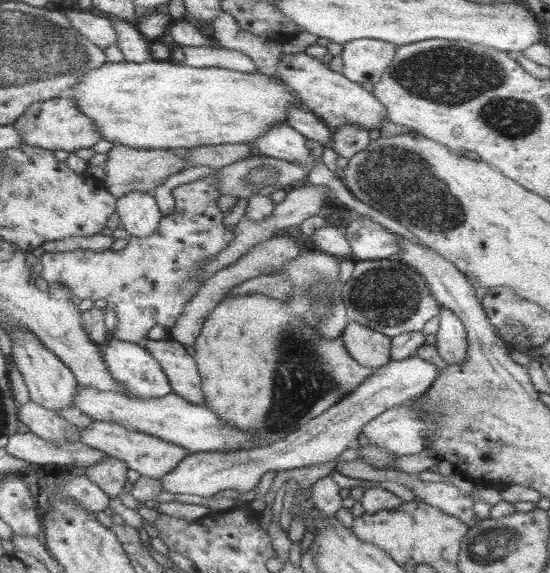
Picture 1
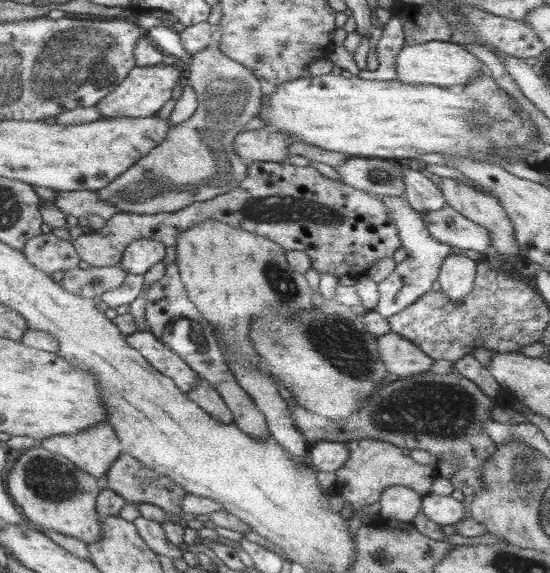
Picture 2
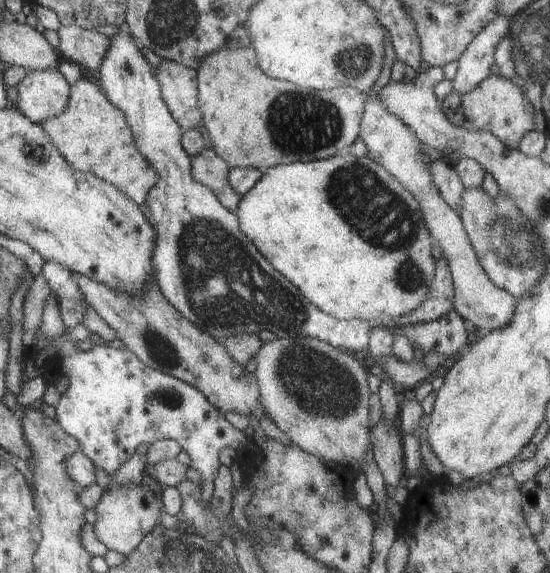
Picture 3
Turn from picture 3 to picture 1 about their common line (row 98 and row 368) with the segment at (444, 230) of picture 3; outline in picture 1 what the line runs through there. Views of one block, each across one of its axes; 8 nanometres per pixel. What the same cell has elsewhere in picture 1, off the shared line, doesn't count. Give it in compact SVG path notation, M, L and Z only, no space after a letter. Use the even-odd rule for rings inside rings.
M349 321L341 334L348 354L369 369L378 369L391 361L392 337Z

